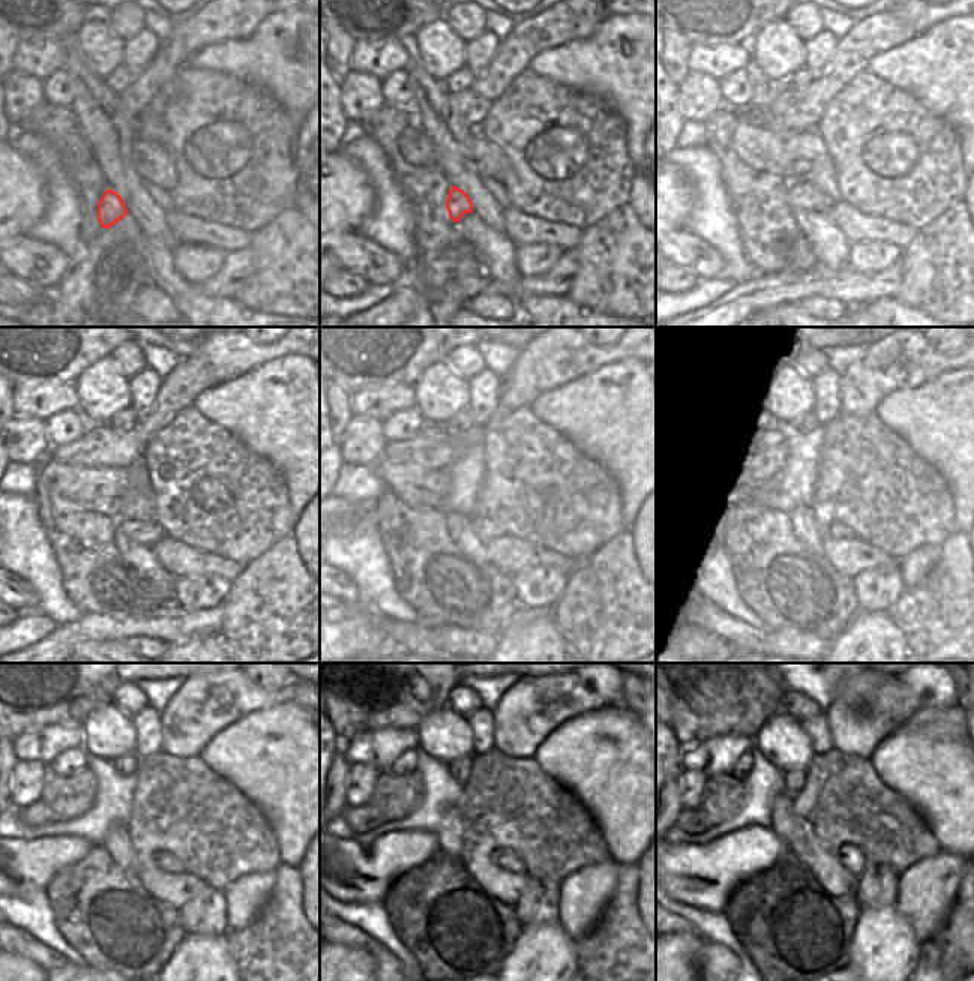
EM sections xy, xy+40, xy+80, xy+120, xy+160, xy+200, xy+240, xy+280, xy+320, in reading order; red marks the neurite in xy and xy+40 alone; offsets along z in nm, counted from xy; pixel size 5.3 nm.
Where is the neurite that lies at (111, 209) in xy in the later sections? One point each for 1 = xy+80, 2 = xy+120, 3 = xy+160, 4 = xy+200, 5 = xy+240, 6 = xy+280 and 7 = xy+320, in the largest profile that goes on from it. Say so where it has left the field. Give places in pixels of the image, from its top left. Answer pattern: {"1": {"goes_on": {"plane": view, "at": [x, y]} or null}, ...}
{"1": {"goes_on": {"plane": "xy+80", "at": [800, 195]}}, "2": {"goes_on": {"plane": "xy+120", "at": [146, 533]}}, "3": {"goes_on": {"plane": "xy+160", "at": [486, 531]}}, "4": {"goes_on": {"plane": "xy+200", "at": [839, 531]}}, "5": {"goes_on": {"plane": "xy+240", "at": [168, 863]}}, "6": {"goes_on": {"plane": "xy+280", "at": [509, 860]}}, "7": {"goes_on": {"plane": "xy+320", "at": [853, 858]}}}

